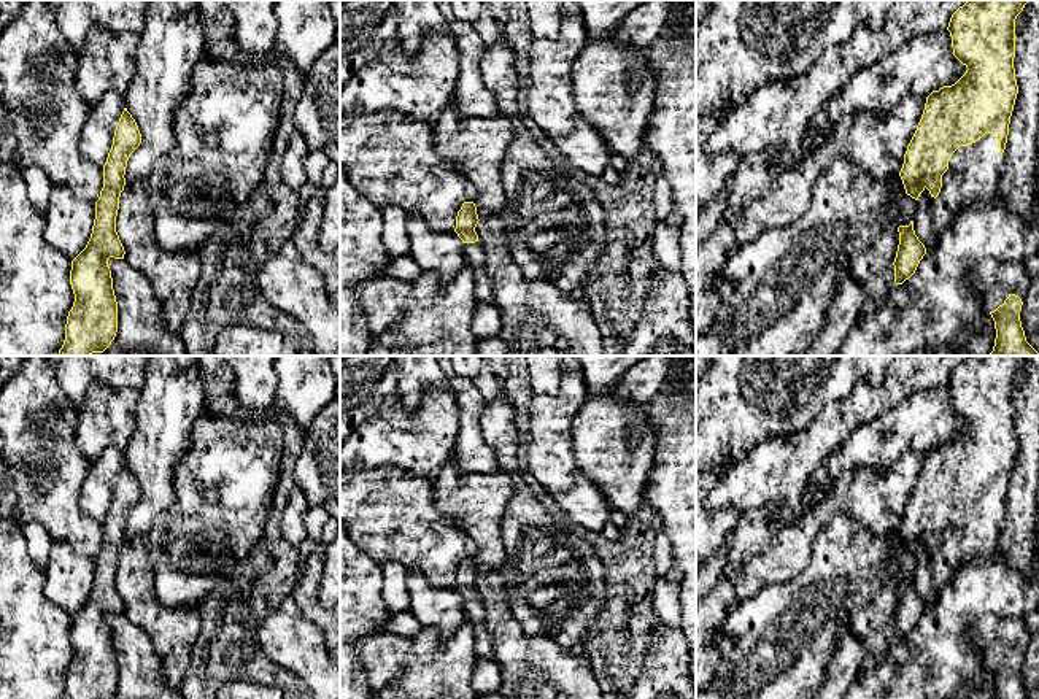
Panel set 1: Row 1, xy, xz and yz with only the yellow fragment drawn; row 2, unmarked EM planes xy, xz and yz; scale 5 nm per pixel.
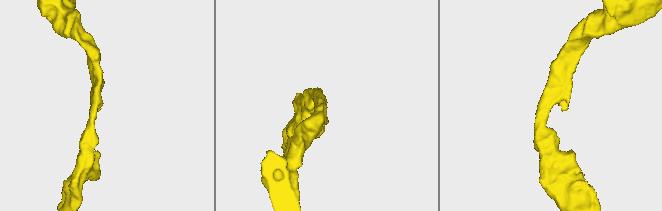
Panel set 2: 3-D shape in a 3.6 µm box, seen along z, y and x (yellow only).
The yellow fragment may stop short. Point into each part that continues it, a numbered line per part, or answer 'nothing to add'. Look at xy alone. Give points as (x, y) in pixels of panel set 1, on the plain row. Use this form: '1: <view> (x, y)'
nothing to add

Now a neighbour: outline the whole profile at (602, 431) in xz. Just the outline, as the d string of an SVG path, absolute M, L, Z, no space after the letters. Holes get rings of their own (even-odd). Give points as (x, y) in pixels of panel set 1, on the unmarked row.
M616 389L589 396L574 418L572 438L578 473L599 488L610 510L618 510L626 518L634 515L645 502L643 491L655 454L643 404L626 400Z

